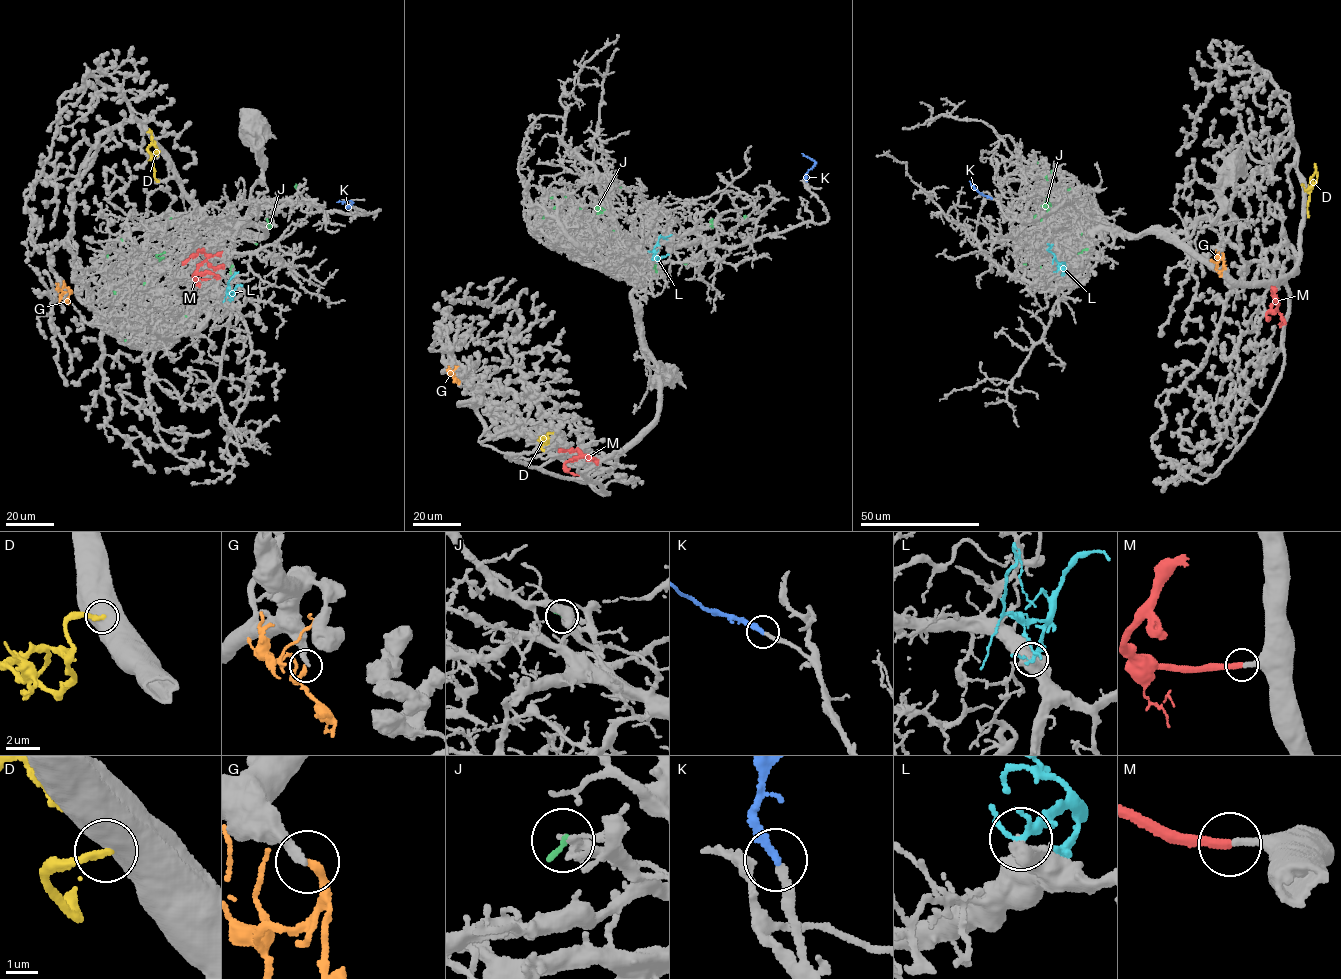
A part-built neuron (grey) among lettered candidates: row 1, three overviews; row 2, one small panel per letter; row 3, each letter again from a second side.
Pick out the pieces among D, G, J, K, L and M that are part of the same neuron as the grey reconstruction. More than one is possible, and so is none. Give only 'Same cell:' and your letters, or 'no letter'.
Same cell: K, L, M

